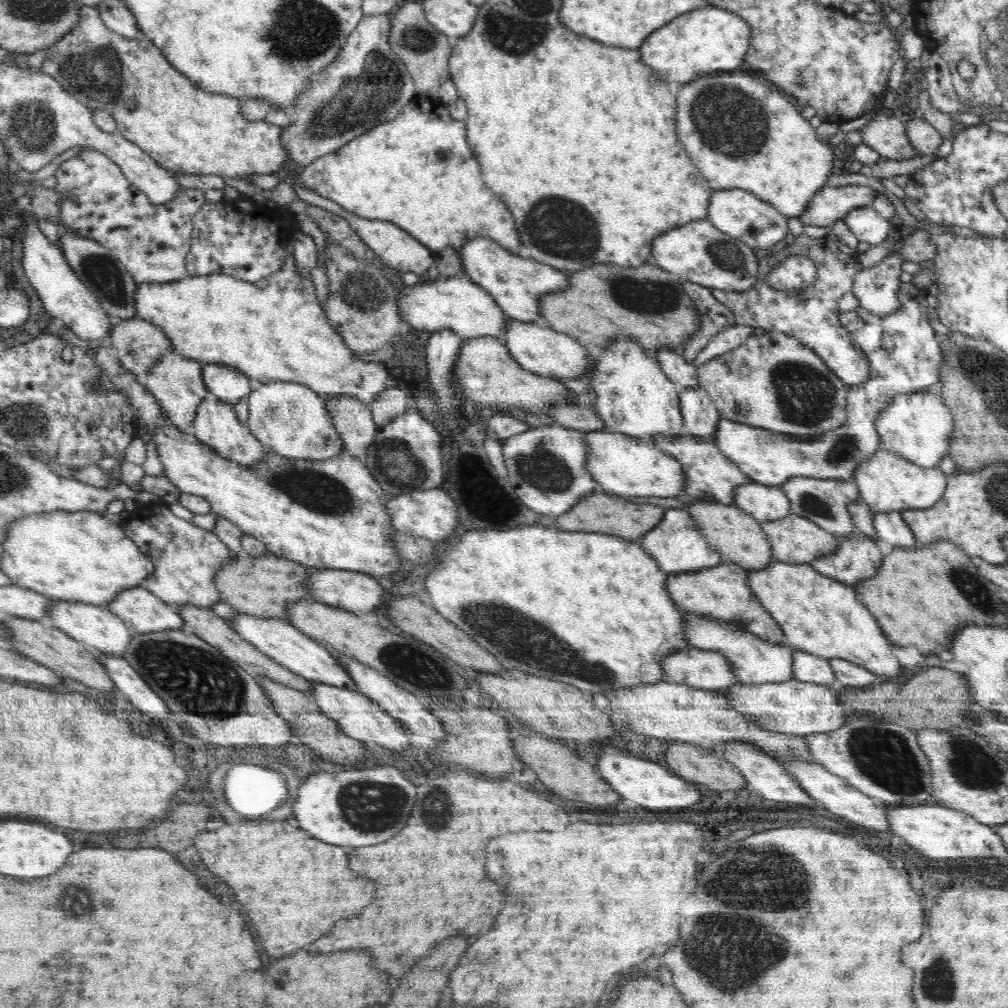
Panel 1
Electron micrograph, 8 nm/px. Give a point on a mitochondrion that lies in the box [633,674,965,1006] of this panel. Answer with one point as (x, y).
(759, 880)

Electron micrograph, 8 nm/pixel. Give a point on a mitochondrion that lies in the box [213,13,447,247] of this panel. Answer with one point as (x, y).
(373, 93)

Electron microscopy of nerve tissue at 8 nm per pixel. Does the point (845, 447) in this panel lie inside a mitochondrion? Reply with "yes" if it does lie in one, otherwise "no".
yes

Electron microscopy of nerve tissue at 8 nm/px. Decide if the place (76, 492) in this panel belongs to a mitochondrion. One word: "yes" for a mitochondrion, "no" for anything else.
no

